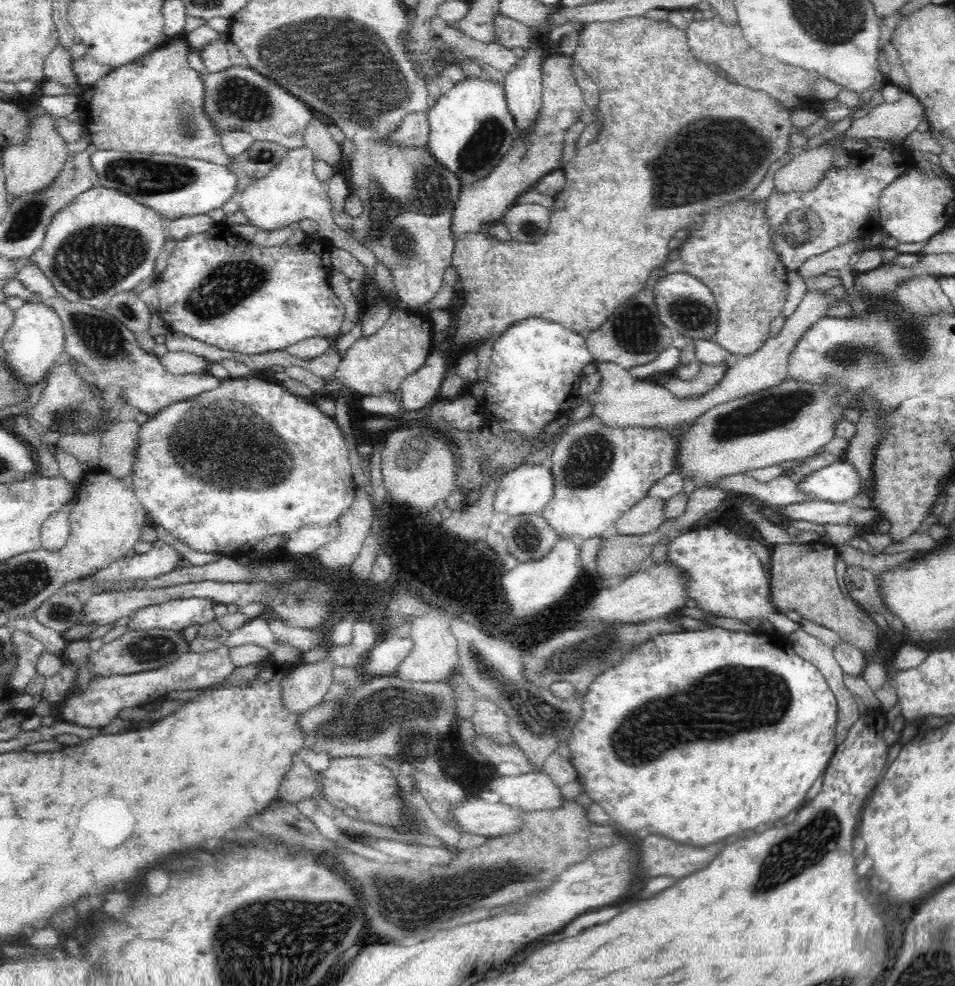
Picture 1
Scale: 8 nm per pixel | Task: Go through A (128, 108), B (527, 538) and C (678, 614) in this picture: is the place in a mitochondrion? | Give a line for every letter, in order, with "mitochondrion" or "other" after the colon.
A: other
B: mitochondrion
C: other

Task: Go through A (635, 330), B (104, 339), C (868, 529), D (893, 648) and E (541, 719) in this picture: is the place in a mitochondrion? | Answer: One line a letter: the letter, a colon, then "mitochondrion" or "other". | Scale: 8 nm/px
A: mitochondrion
B: mitochondrion
C: other
D: other
E: mitochondrion

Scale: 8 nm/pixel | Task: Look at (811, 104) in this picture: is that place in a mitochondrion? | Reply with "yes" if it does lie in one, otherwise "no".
no

